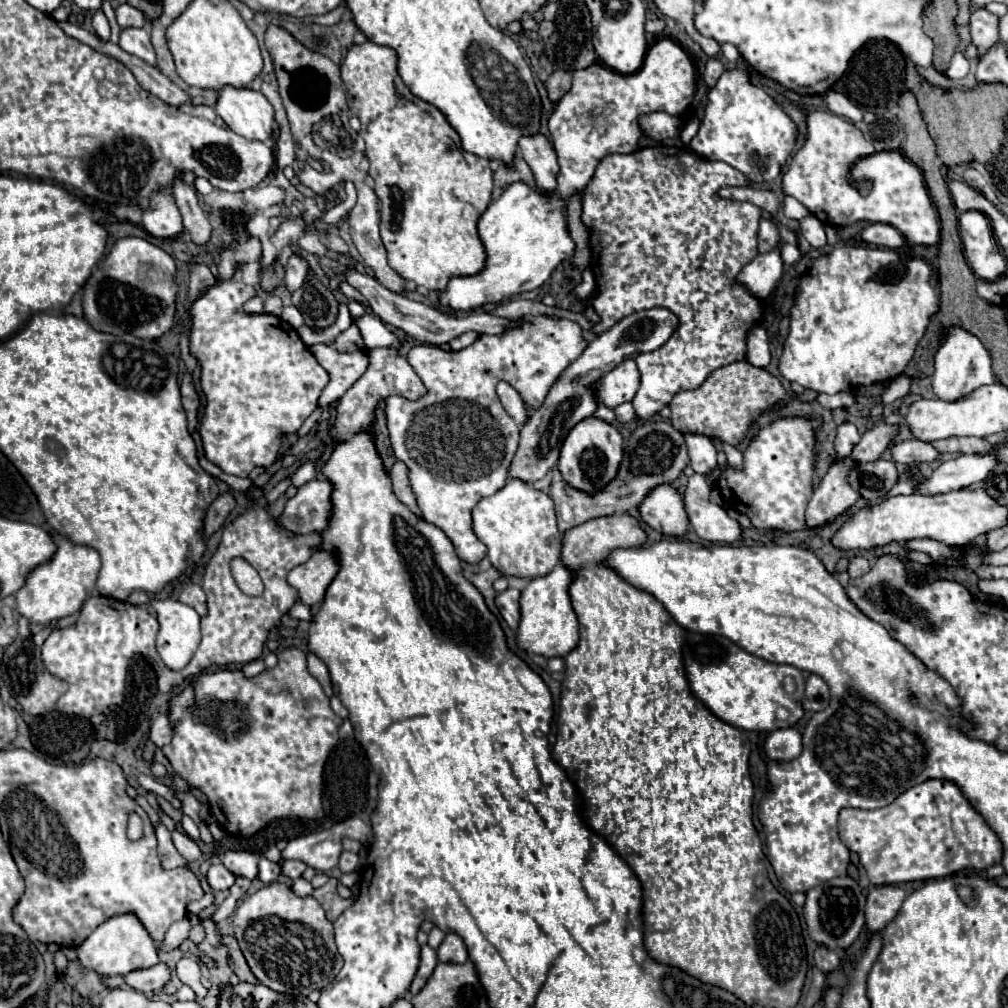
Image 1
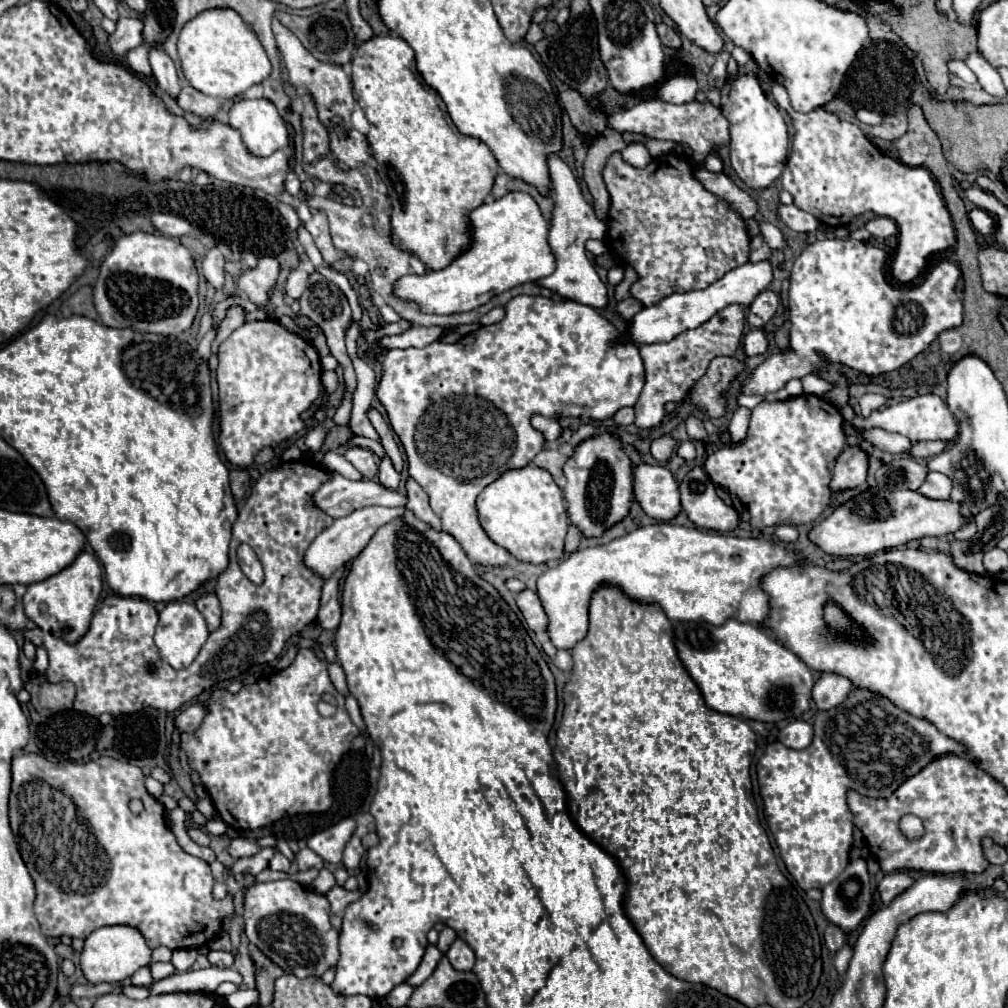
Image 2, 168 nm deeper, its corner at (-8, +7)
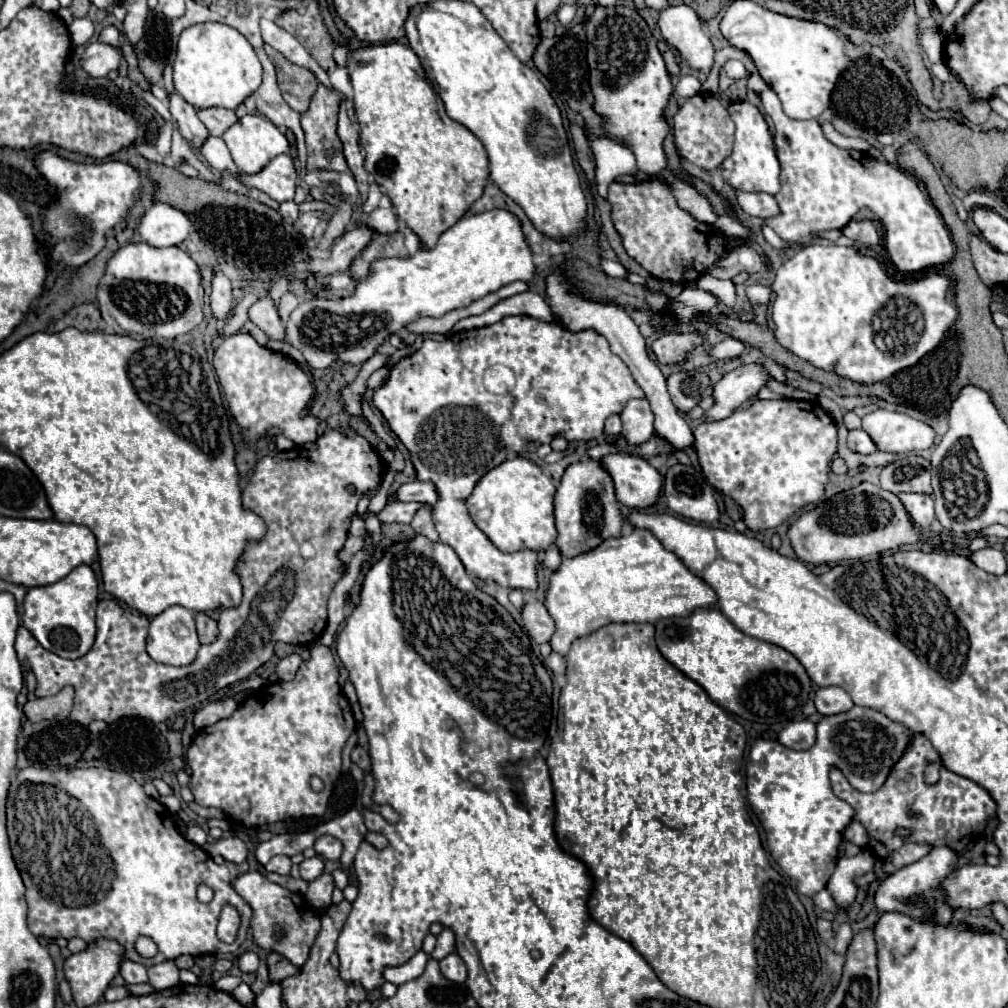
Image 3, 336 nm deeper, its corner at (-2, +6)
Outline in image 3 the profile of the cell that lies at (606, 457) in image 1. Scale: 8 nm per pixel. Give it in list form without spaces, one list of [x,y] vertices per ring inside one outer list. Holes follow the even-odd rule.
[[[596,460],[576,462],[568,466],[554,498],[554,510],[556,510],[556,530],[558,530],[556,546],[560,554],[564,554],[566,558],[590,552],[596,546],[600,546],[604,540],[618,538],[622,534],[622,514],[618,500],[614,496],[612,478]]]

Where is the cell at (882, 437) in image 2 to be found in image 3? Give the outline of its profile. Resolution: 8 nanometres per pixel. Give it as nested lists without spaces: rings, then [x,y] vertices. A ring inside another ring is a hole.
[[[852,430],[848,434],[848,448],[858,454],[876,452],[876,446],[872,446],[872,438],[868,438],[868,434],[864,434],[864,430]]]

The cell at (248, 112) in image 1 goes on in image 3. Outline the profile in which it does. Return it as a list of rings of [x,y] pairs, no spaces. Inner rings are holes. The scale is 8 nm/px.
[[[244,116],[224,132],[224,142],[244,174],[258,174],[272,158],[288,154],[286,136],[264,116]]]

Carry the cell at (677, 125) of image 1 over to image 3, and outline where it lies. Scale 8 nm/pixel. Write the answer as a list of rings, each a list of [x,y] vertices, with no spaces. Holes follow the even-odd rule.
[[[710,94],[694,96],[686,100],[684,106],[678,110],[678,114],[674,116],[674,142],[676,142],[676,148],[680,150],[680,156],[684,156],[686,160],[694,162],[704,170],[714,170],[732,152],[734,122],[726,106],[716,96],[710,96]]]

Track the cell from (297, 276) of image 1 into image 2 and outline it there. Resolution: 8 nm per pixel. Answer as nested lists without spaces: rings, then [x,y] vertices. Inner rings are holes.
[[[304,269],[290,271],[286,281],[286,295],[290,295],[292,299],[298,299],[306,287],[306,281],[308,281],[308,273]]]

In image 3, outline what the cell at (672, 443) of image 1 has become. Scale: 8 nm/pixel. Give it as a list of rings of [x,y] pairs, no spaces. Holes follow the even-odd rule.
[[[550,548],[550,550],[546,550],[546,558],[544,558],[544,568],[548,568],[548,570],[552,570],[552,572],[556,572],[558,570],[558,566],[560,566],[560,560],[562,560],[562,556],[560,556],[560,552],[556,550],[556,548]]]

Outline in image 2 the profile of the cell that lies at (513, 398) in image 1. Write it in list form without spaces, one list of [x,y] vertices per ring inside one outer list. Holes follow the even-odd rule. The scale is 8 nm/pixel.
[[[532,415],[532,425],[536,431],[540,431],[544,435],[546,441],[554,441],[560,437],[562,433],[562,427],[560,423],[554,419],[548,419],[548,417],[542,417],[542,415]]]

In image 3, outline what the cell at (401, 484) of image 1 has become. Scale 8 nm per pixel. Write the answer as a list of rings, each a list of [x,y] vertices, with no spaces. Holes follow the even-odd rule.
[[[428,508],[418,510],[418,514],[416,514],[414,520],[412,520],[412,528],[414,528],[418,534],[426,536],[430,542],[438,542],[438,532],[436,532],[436,528],[434,528],[432,514],[430,514]]]

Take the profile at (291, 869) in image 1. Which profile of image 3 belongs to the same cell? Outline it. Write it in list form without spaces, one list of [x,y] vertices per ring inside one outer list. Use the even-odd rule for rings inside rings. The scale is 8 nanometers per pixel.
[[[320,856],[306,858],[306,860],[300,864],[300,876],[302,876],[306,882],[314,882],[320,874],[324,874],[324,860],[322,860]]]

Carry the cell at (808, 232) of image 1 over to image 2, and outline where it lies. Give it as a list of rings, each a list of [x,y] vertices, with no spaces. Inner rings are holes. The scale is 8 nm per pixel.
[[[780,205],[780,207],[778,207],[778,215],[782,217],[782,221],[784,221],[792,231],[800,231],[800,233],[814,233],[814,231],[818,231],[820,225],[822,225],[814,215],[802,211],[802,209],[794,207],[794,205]]]

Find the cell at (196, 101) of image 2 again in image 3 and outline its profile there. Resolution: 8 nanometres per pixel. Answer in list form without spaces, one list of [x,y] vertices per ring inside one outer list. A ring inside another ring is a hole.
[[[224,108],[198,110],[198,118],[208,126],[212,136],[222,136],[232,124],[238,122],[238,116],[232,110],[224,110]]]

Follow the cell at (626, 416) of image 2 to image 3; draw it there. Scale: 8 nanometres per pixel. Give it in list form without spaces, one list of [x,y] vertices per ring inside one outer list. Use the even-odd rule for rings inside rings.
[[[618,414],[608,416],[608,418],[606,418],[606,426],[604,426],[604,434],[608,434],[608,436],[616,436],[616,434],[620,434],[620,430],[622,430],[620,416],[618,416]]]

